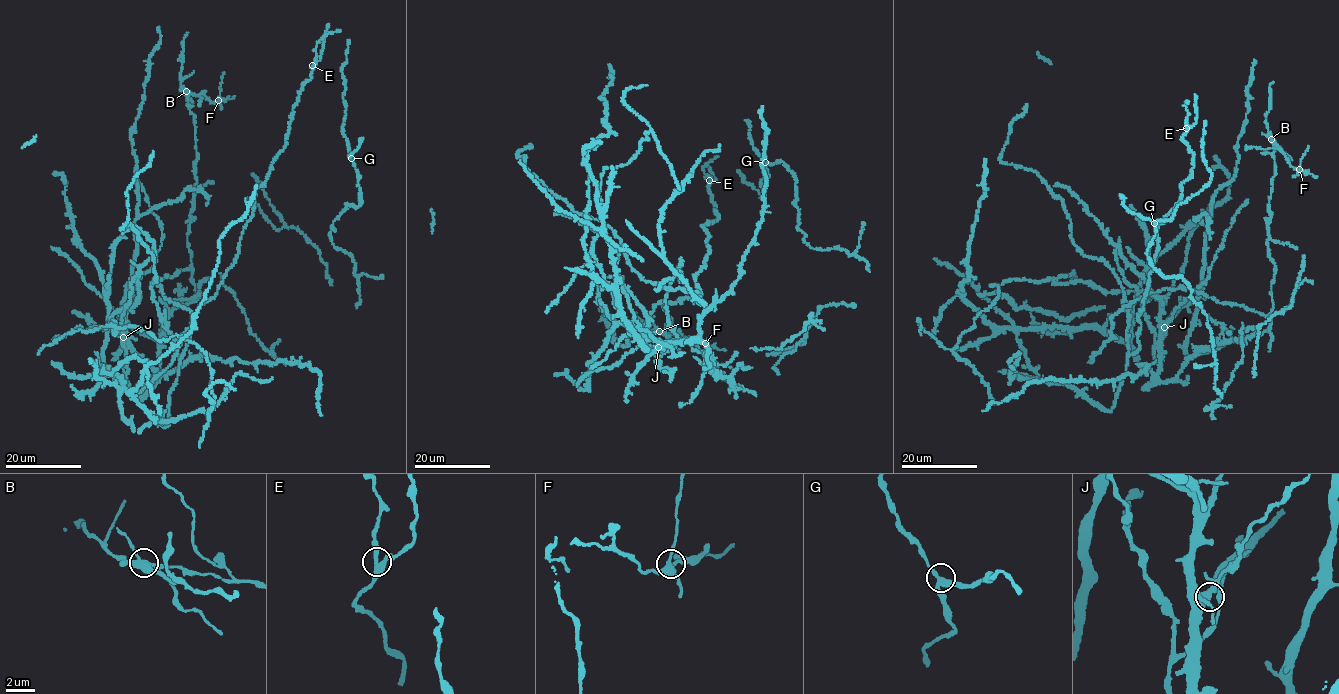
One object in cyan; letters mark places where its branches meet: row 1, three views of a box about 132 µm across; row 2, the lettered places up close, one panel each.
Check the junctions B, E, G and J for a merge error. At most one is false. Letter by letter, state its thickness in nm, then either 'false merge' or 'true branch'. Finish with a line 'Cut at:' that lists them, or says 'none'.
B: 360 nm thick; false merge
E: 360 nm thick; true branch
G: 340 nm thick; true branch
J: 400 nm thick; true branch
Cut at: B

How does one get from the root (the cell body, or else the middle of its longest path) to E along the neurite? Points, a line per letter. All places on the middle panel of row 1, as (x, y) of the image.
E: (648, 281), (701, 296), (694, 276), (709, 251), (709, 234), (701, 226), (718, 217), (709, 180)

